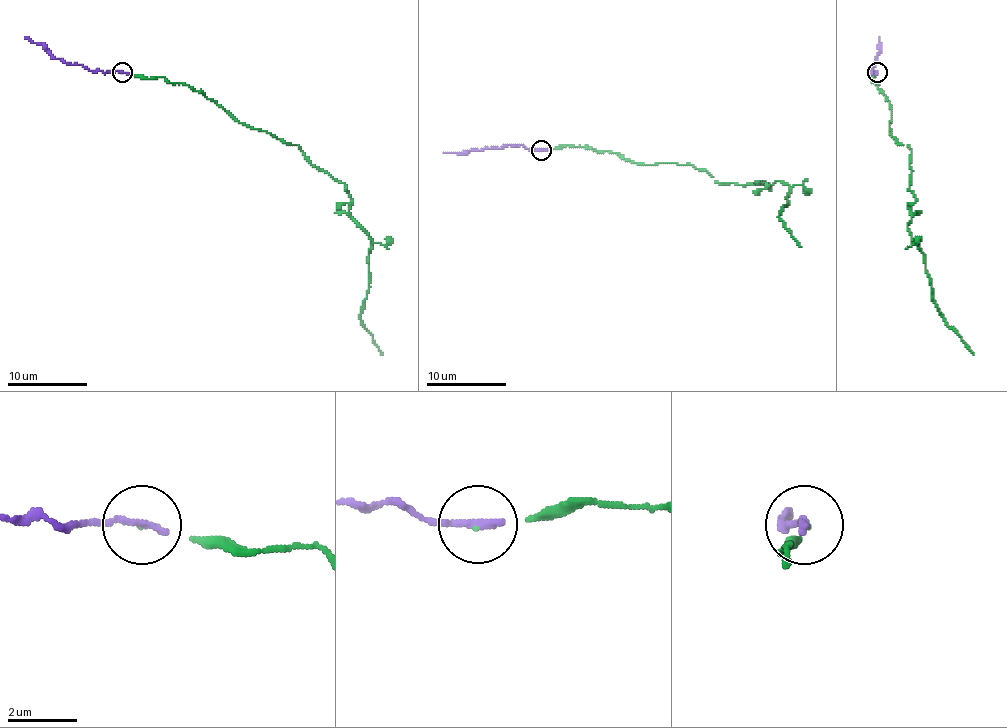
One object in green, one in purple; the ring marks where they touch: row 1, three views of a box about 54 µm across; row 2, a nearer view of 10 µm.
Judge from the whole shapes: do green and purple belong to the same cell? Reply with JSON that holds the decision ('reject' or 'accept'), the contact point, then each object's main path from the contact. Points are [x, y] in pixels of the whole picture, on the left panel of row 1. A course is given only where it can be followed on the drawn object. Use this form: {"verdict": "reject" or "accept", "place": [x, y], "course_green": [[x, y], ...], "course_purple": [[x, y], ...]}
{"verdict": "accept", "place": [122, 72], "course_green": [[123, 73], [193, 87], [240, 123], [296, 145], [344, 185], [348, 216], [370, 240], [360, 320], [382, 354]], "course_purple": [[123, 73], [89, 71], [81, 65], [67, 65], [25, 37]]}

